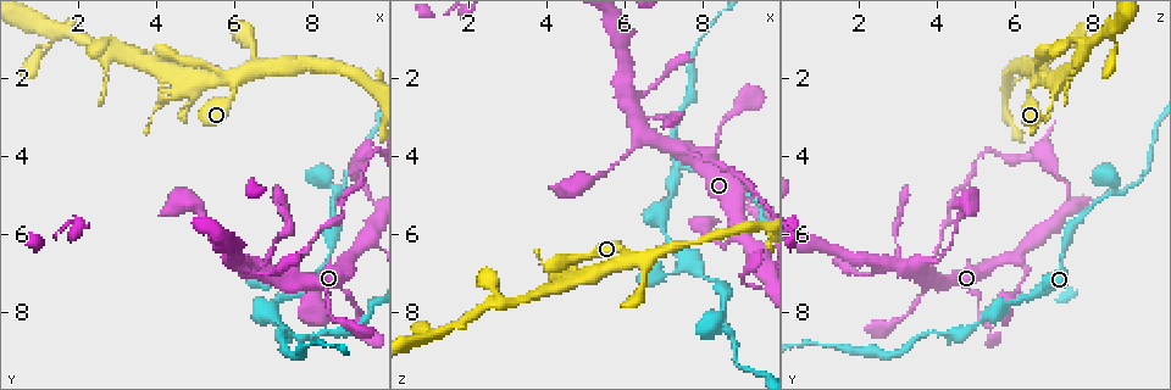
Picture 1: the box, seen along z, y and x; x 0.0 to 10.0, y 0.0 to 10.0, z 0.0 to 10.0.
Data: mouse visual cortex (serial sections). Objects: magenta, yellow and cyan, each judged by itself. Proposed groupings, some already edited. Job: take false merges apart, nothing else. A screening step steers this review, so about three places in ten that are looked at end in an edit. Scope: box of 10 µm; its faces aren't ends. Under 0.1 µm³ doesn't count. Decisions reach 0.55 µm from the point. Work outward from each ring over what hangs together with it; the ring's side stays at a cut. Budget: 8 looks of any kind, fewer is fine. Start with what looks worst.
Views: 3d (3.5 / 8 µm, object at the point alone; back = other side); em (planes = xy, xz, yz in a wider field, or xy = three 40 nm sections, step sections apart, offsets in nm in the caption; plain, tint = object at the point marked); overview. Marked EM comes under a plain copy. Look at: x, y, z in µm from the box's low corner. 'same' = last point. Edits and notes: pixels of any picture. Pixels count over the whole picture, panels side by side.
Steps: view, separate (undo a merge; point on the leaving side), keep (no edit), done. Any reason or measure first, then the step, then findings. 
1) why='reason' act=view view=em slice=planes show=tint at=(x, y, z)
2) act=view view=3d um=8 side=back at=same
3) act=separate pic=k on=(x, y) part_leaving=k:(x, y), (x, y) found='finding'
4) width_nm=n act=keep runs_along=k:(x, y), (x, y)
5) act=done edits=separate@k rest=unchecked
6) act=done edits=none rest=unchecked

why='looks like a crossing' act=view view=3d um=3.5 at=(6.05, 2.05, 6.60)

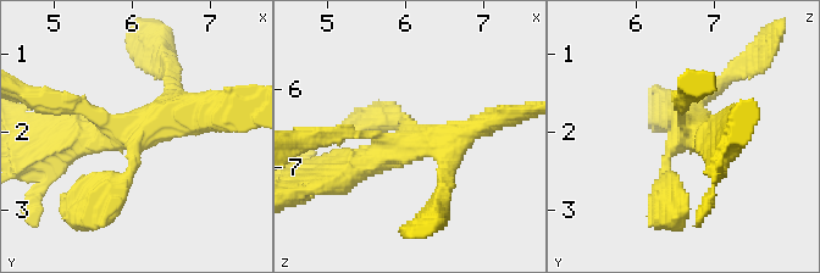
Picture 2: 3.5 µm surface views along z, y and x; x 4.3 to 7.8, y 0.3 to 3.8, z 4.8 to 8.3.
why='shape alone is not enough' act=view view=em slice=xy step=5 show=tint at=(6.05, 2.10, 6.60)

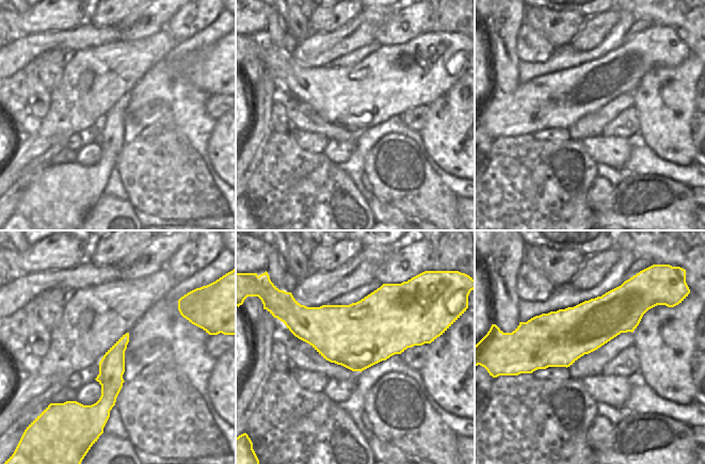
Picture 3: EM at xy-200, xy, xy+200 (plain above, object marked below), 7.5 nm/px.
act=keep runs_along=3:(126, 337), (112, 364), (101, 414) found='continuous, no second cell'

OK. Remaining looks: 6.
why='sharp bend' act=view view=3d um=3.5 at=(7.60, 6.85, 3.85)

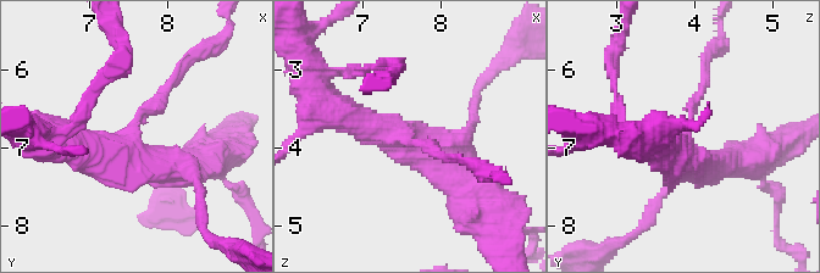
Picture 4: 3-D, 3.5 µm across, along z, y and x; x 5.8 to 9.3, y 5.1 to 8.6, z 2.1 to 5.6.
arms=3 arm_widths_nm=150,400,400 act=view view=em slice=planes show=tint at=(7.60, 6.80, 3.85)

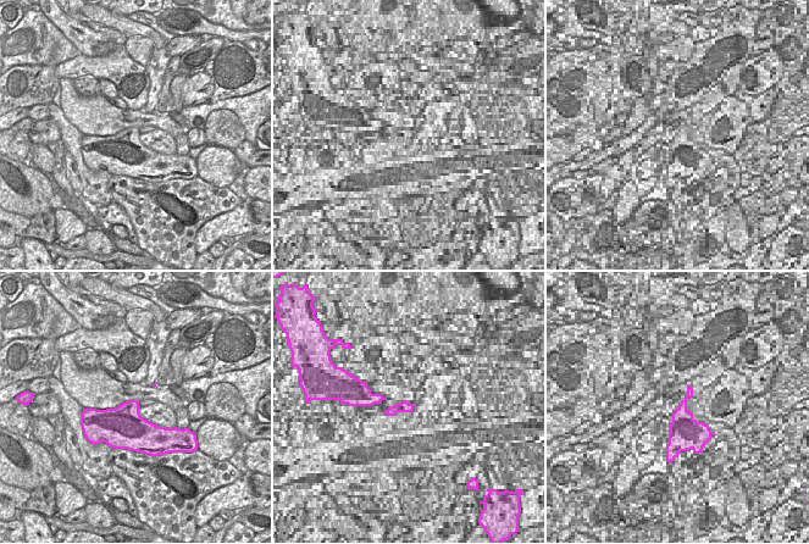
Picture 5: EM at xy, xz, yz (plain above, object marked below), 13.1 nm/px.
act=separate pic=4 on=(175, 77) part_leaving=4:(148, 105), (189, 56), (223, 34) found='a second cell is stuck on'

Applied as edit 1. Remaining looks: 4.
why='abrupt turn' act=view view=3d um=3.5 at=(7.60, 7.50, 6.70)

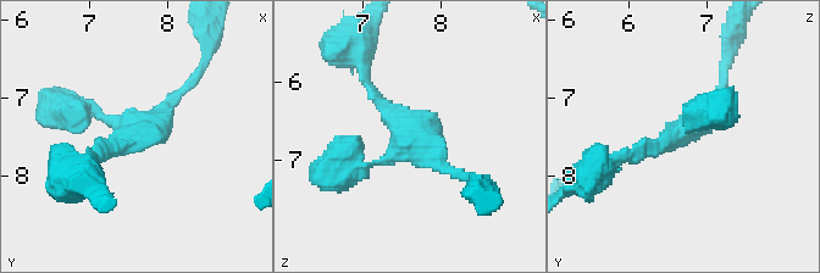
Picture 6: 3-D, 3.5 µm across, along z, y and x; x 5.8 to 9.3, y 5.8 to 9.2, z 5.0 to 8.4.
arms=3 arm_widths_nm=200,200,200 act=view view=em slice=planes show=tint at=(7.55, 7.45, 6.65)

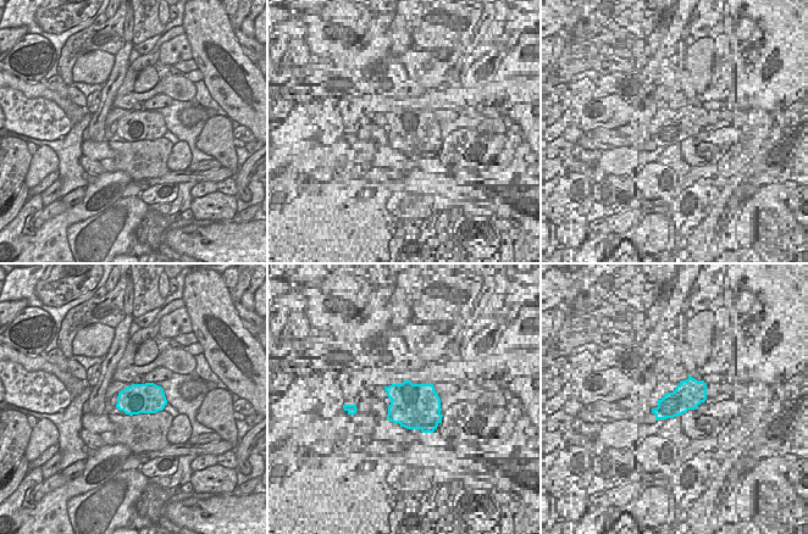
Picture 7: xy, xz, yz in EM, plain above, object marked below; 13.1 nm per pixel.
act=keep found='continuous, no second cell'

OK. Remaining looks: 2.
why='sharp bend' act=view view=3d um=8 at=(7.35, 8.55, 4.30)

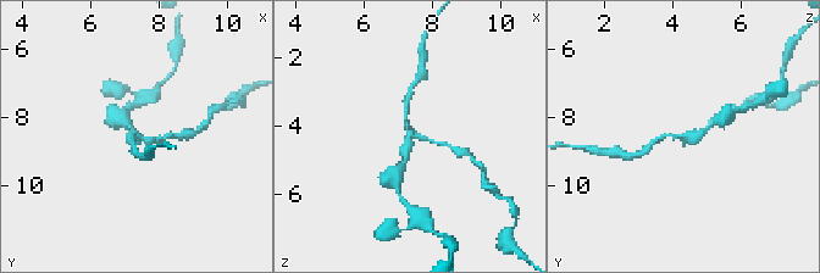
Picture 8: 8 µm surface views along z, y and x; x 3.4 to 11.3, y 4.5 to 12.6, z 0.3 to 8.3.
arms=3 arm_widths_nm=150,150,150 act=view view=em slice=xy step=5 show=tint at=same

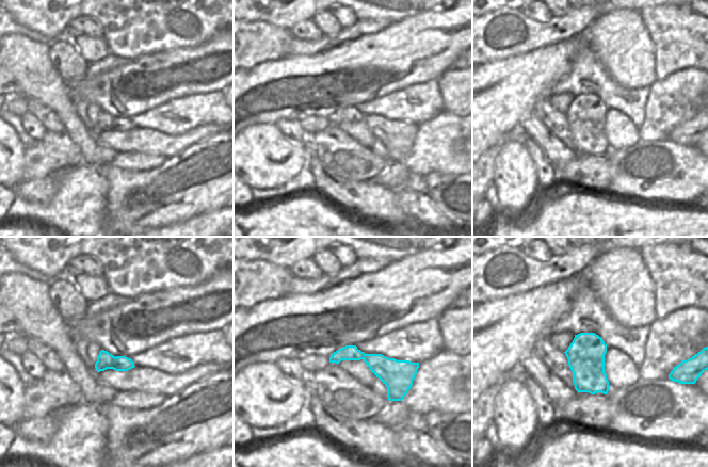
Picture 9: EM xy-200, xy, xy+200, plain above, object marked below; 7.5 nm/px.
act=separate pic=8 on=(160, 139) border=9:(115, 357), (111, 368) found='a second cell is stuck on'

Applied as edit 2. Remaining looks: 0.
act=done edits=separate@4,separate@8 rest=unchecked

